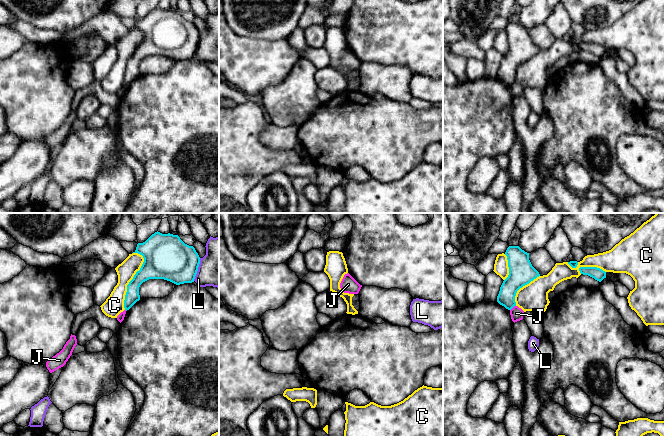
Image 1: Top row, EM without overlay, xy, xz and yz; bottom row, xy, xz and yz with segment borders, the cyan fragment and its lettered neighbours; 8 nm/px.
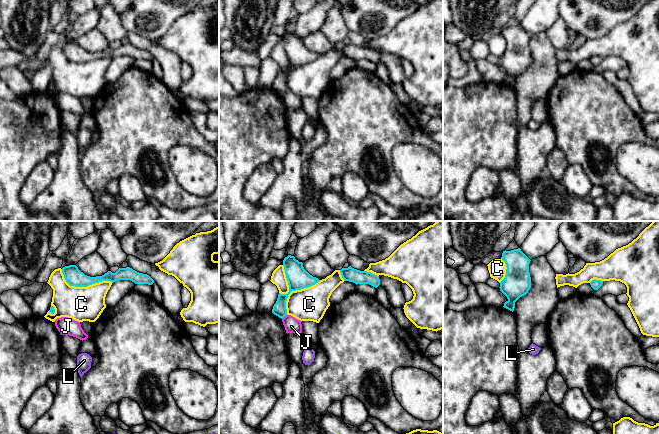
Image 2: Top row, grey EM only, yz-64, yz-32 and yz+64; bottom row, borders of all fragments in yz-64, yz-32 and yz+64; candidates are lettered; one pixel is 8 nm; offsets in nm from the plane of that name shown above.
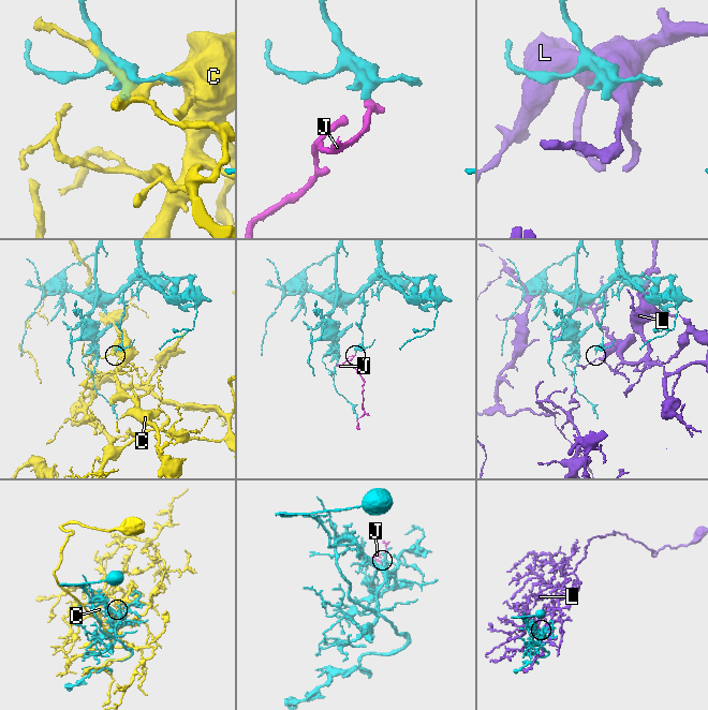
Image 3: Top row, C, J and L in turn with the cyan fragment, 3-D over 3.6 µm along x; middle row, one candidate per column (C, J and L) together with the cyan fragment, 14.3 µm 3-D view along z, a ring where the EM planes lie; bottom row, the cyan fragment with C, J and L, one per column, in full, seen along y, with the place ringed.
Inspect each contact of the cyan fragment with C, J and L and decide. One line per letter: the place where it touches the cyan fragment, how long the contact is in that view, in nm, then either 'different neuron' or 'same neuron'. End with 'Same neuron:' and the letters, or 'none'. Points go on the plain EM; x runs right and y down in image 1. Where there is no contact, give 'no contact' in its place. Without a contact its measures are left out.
C: contact xy (131, 56); length 480 nm; different neuron
J: contact yz (512, 83); length 60 nm; different neuron
L: contact xy (197, 45); length 190 nm; different neuron
Same neuron: none

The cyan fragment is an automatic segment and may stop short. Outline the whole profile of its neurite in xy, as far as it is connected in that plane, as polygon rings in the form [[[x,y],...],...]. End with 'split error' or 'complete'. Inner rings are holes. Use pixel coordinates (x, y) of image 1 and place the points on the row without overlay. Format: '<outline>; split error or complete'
[[[155,8],[145,18],[138,19],[136,26],[144,38],[127,61],[124,76],[129,86],[140,76],[139,63],[149,55],[164,55],[176,61],[194,58],[200,33],[193,22],[185,20],[178,11]]]; complete

